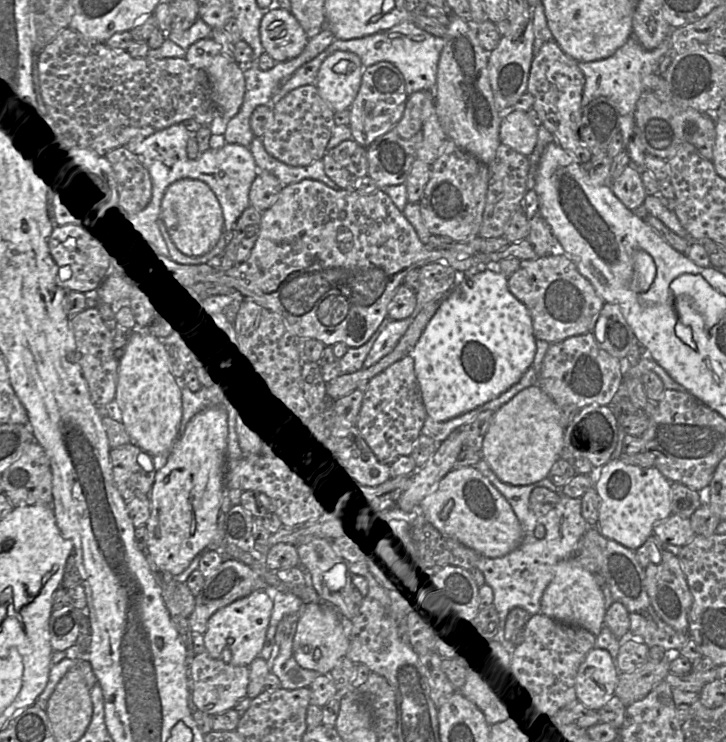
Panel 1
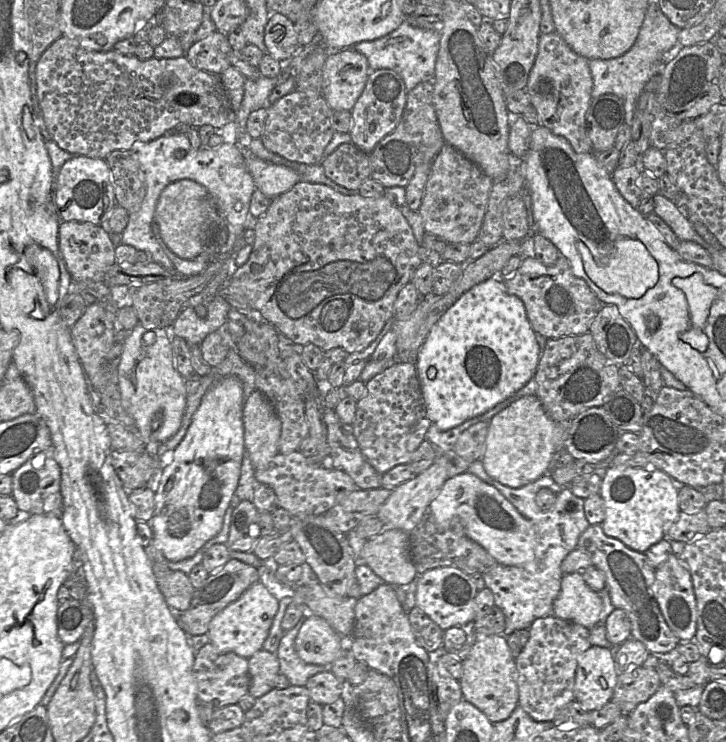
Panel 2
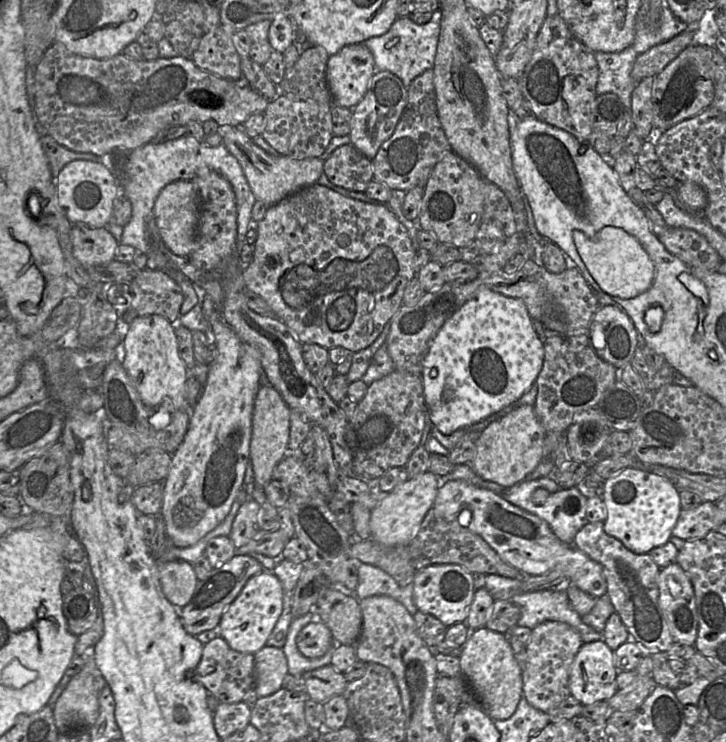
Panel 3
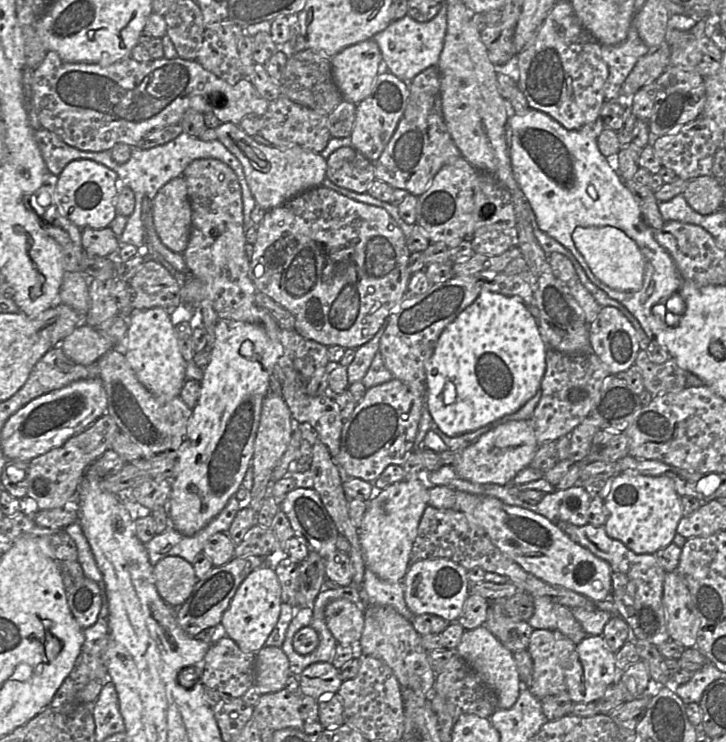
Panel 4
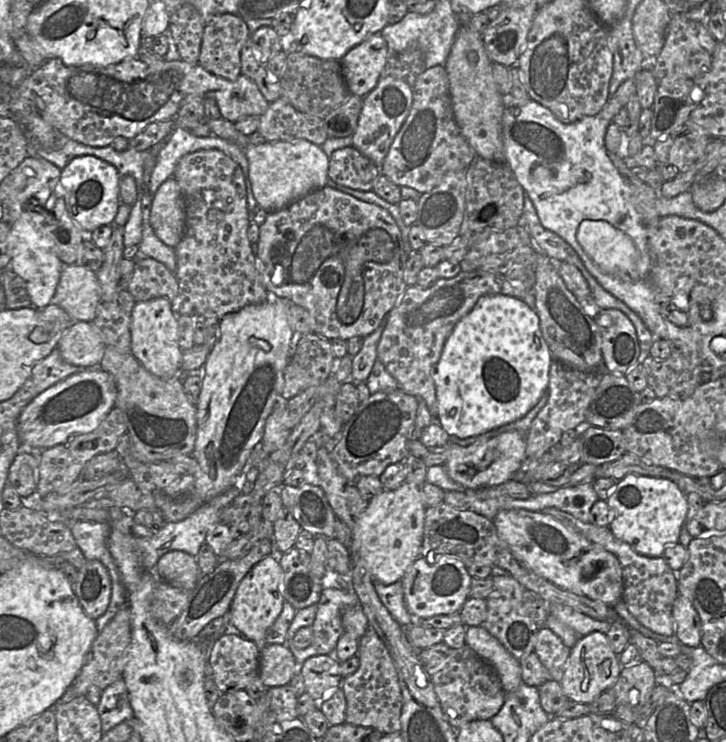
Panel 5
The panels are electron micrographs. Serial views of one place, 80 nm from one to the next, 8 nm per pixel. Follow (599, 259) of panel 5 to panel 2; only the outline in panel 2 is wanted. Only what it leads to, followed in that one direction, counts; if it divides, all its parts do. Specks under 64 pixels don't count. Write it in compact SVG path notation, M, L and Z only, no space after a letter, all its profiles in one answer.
M624 237L616 243L616 253L608 262L598 263L585 243L577 243L578 251L582 257L584 270L591 280L608 294L619 294L627 299L640 298L648 289L655 286L659 279L658 263L646 250L642 243L631 237Z

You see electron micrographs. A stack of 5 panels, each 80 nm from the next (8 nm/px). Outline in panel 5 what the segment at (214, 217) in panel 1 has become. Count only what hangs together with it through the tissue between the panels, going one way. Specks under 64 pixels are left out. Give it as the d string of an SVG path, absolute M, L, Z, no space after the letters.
M175 178L165 180L152 198L150 224L156 236L175 248L185 231L184 198Z

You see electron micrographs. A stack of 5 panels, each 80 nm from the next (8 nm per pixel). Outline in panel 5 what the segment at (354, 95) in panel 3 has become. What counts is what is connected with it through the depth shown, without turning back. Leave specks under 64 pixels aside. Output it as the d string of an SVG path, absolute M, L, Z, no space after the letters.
M380 33L369 35L340 60L343 77L352 95L365 97L384 74L389 58L387 42Z

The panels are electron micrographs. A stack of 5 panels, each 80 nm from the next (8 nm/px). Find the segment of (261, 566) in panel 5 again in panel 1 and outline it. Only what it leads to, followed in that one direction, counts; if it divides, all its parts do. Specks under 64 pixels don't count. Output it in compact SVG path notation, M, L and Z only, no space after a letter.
M256 590L246 597L217 610L208 620L203 634L208 654L232 666L249 666L259 657L264 646L274 602L265 590Z

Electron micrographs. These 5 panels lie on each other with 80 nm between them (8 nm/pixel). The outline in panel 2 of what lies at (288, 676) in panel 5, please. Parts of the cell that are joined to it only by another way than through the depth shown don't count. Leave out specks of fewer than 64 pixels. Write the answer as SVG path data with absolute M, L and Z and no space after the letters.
M261 649L249 658L250 687L249 694L259 698L274 689L274 681L280 674L276 653Z

